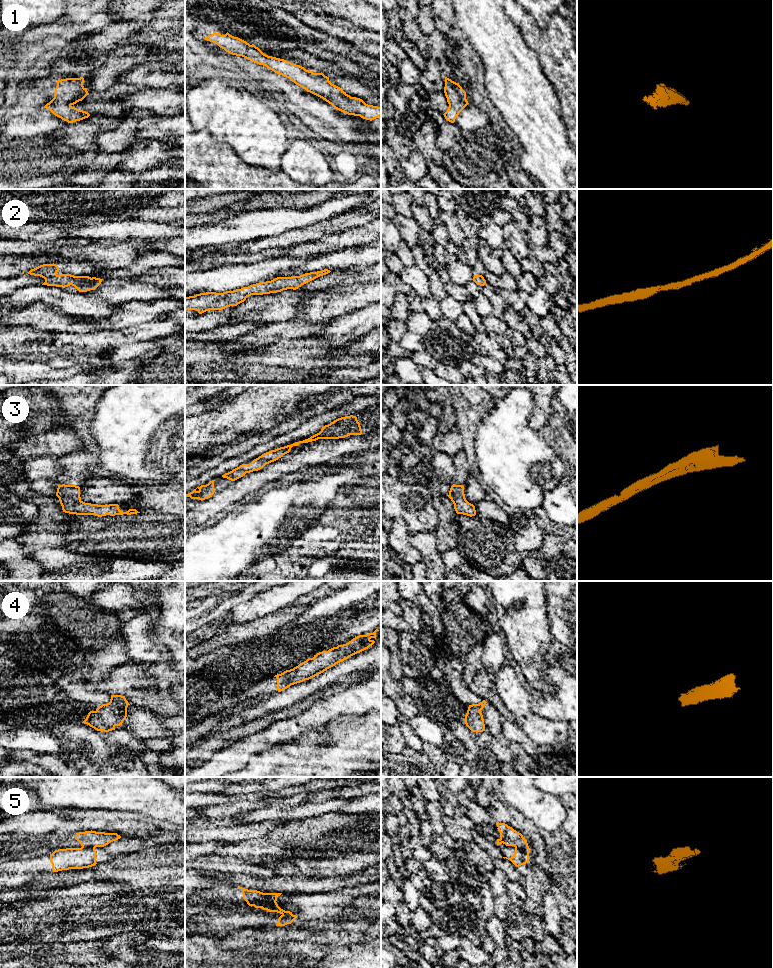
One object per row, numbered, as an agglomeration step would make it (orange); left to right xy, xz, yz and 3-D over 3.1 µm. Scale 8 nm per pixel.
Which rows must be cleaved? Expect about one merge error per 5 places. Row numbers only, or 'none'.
5

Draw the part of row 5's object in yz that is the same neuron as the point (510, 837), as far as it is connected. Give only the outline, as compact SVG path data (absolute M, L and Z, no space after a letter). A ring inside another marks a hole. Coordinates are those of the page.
M496 822L497 829L500 832L500 840L506 846L514 846L530 853L530 848L523 835L505 823Z

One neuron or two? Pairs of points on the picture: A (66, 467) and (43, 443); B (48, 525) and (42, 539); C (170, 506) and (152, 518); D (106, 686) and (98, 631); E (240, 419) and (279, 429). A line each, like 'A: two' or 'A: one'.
A: two
B: one
C: two
D: two
E: two

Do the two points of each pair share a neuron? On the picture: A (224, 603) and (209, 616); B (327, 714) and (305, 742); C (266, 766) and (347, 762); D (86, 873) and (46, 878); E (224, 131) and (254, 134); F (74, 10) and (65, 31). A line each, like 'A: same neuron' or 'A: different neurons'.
A: same neuron
B: different neurons
C: same neuron
D: same neuron
E: same neuron
F: same neuron

